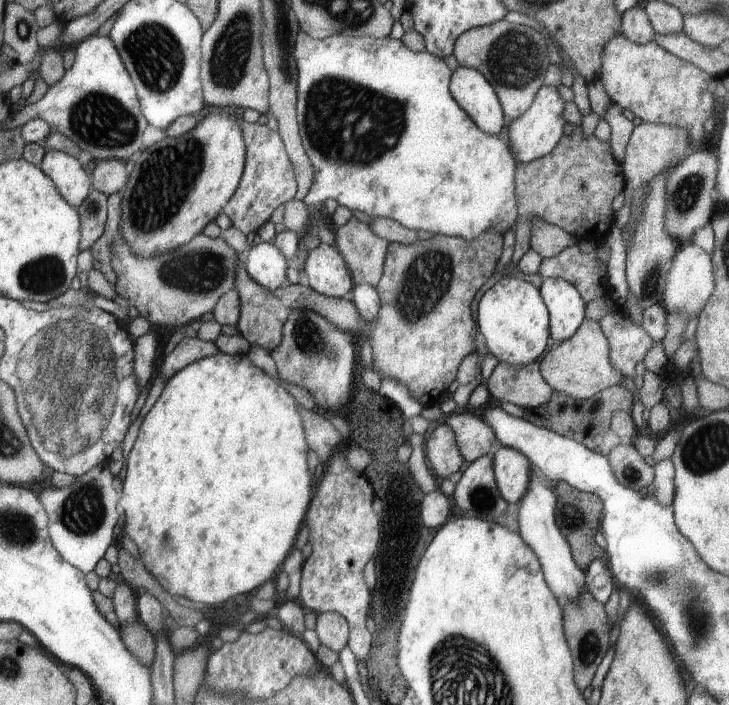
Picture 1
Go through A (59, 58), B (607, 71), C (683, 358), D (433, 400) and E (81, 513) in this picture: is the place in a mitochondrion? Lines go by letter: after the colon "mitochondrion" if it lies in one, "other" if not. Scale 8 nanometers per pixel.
A: other
B: other
C: other
D: other
E: mitochondrion

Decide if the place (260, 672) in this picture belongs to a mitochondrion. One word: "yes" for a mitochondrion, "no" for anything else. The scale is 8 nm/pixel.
no

